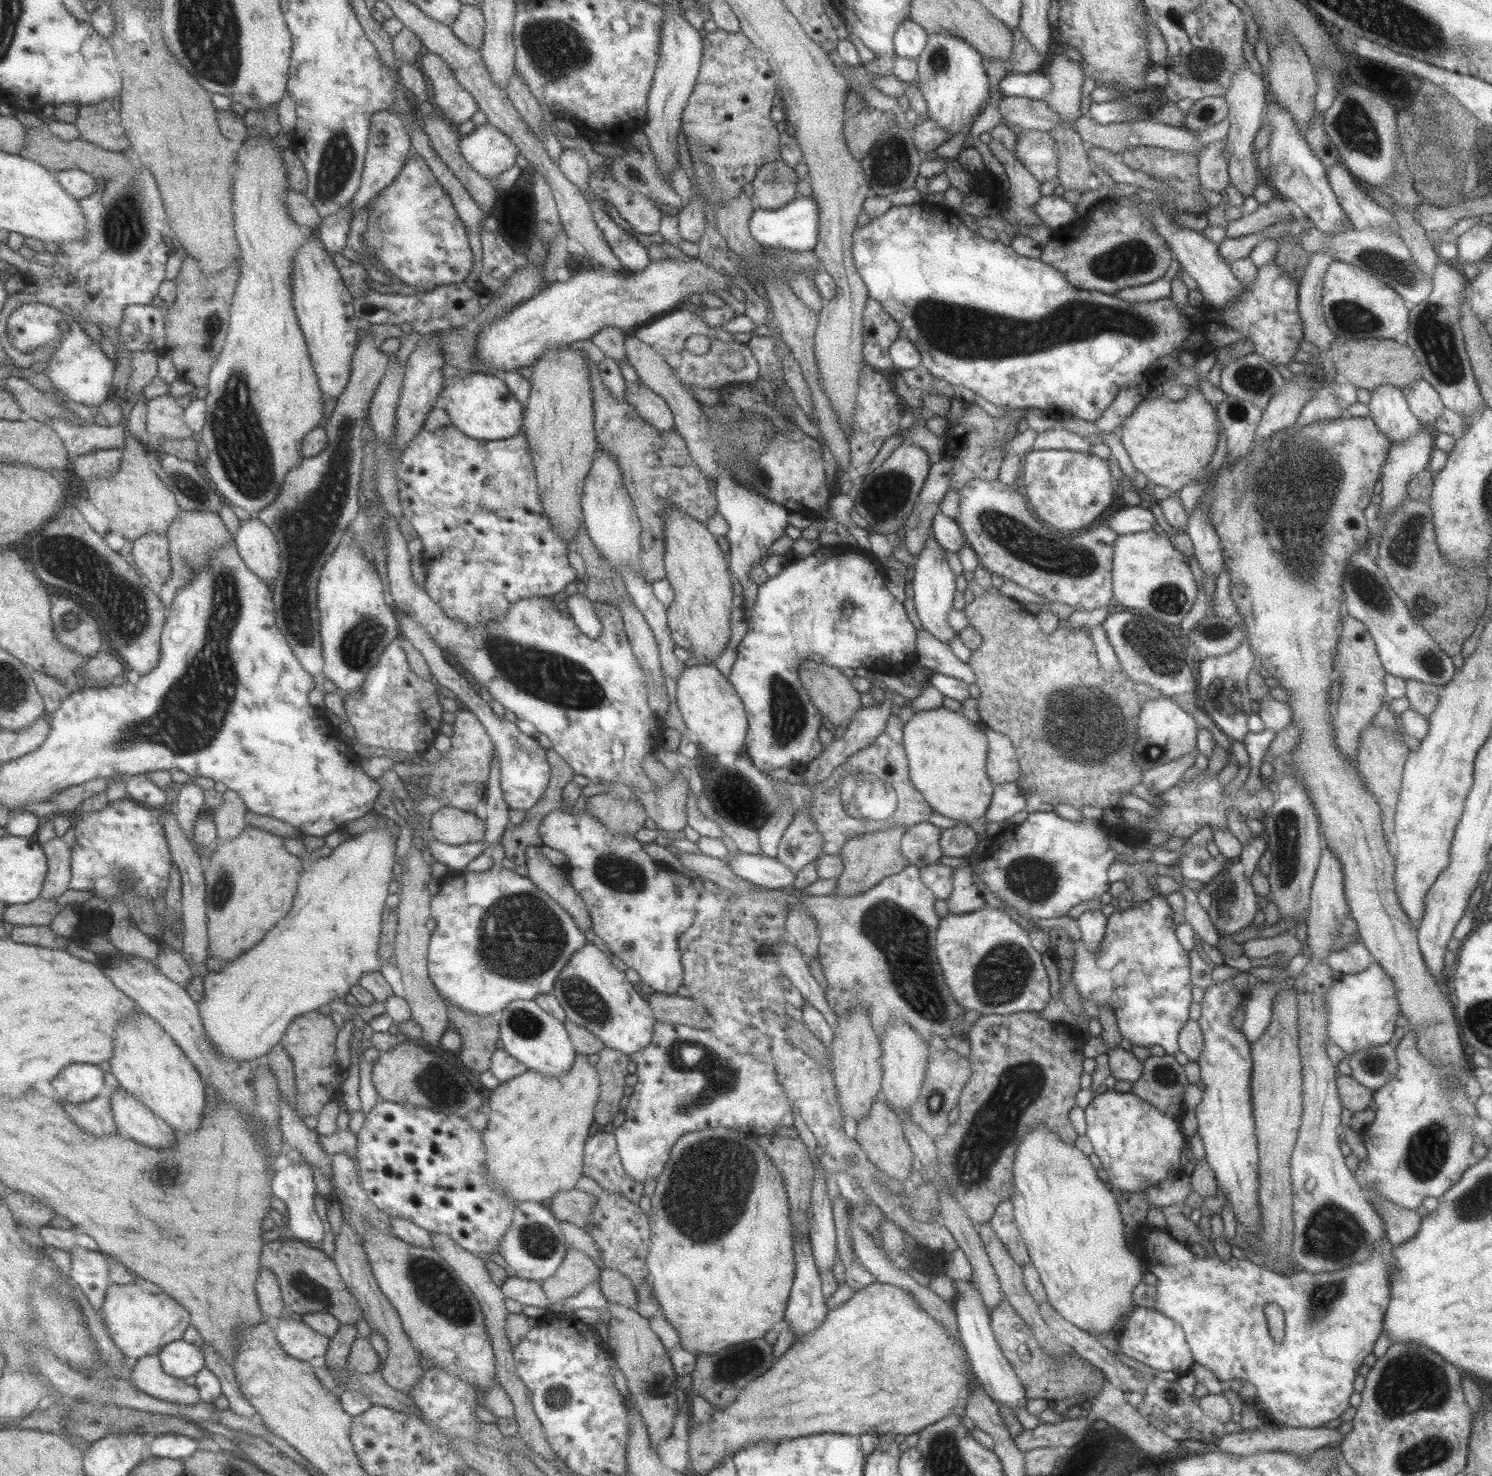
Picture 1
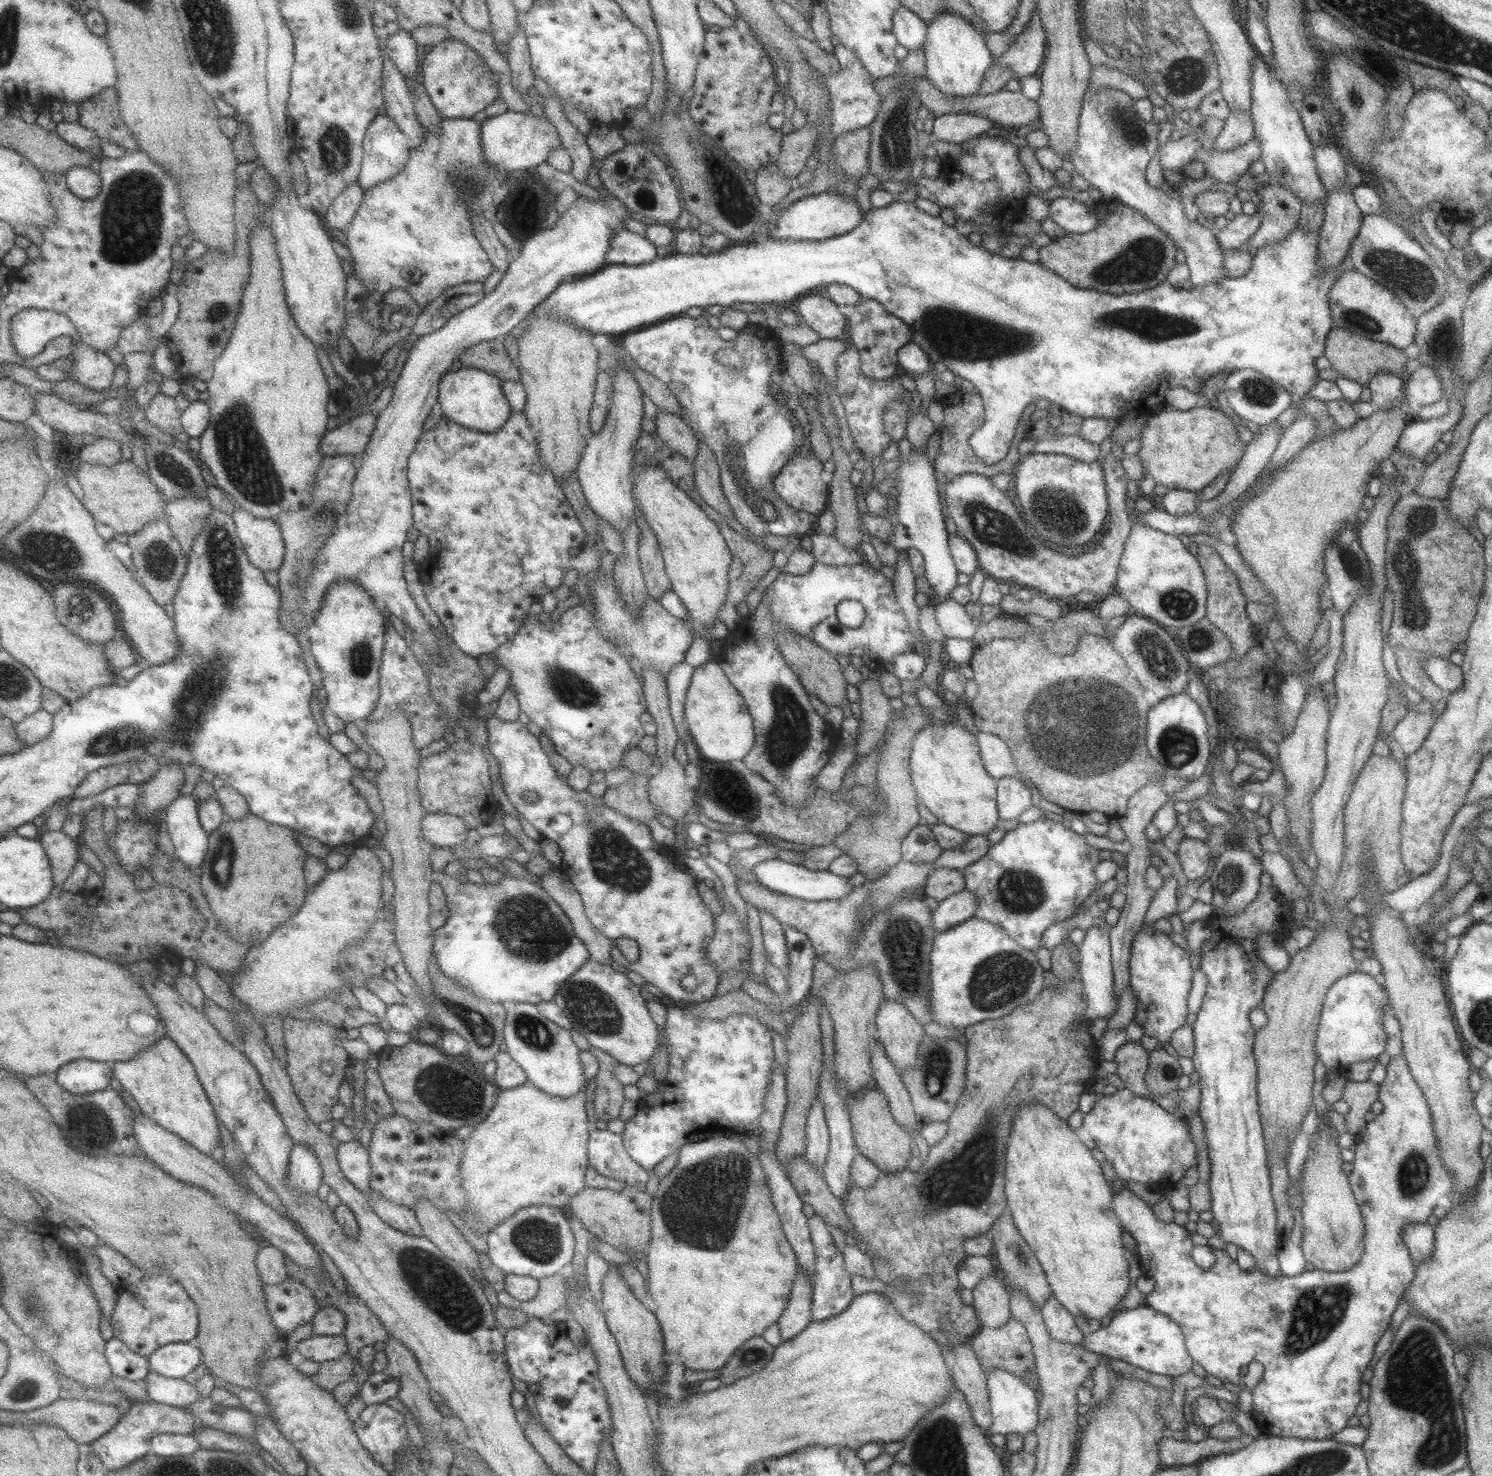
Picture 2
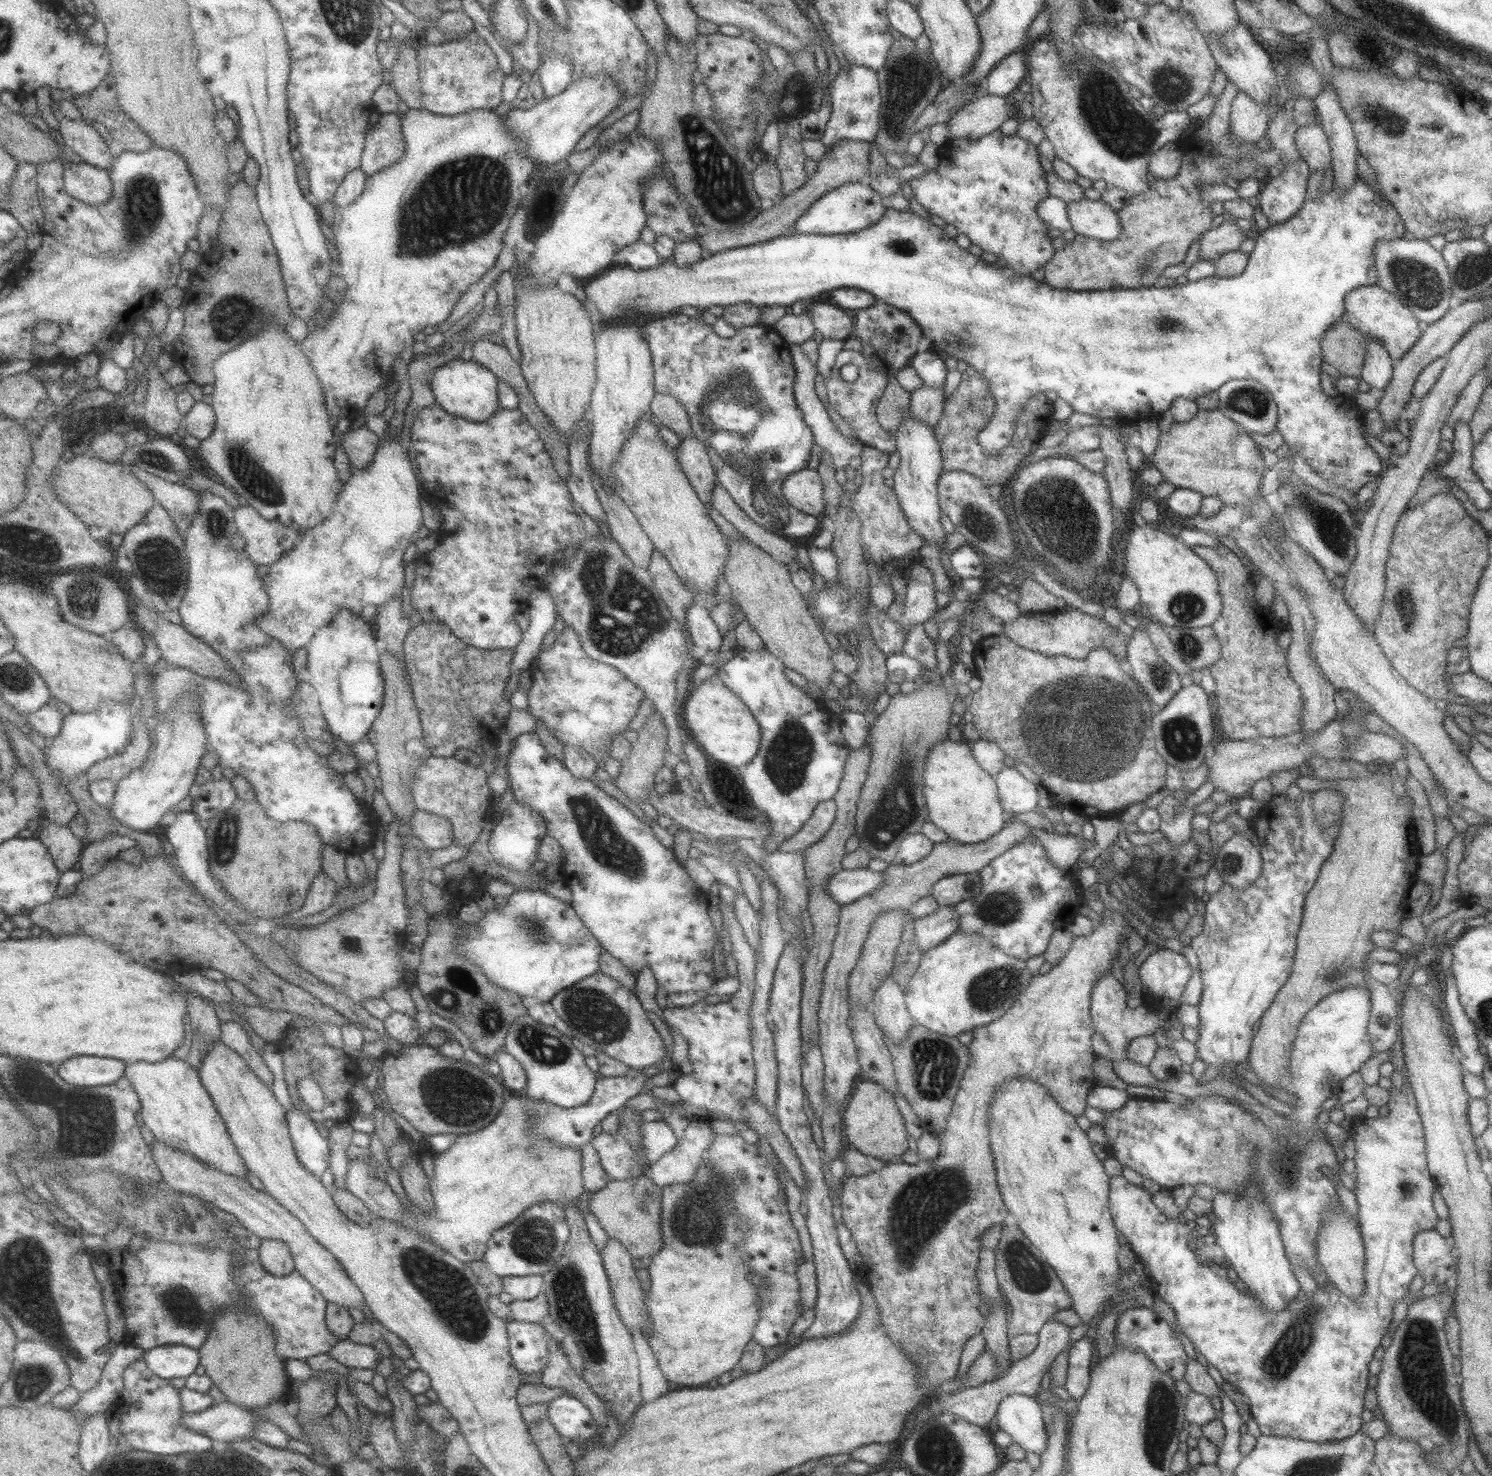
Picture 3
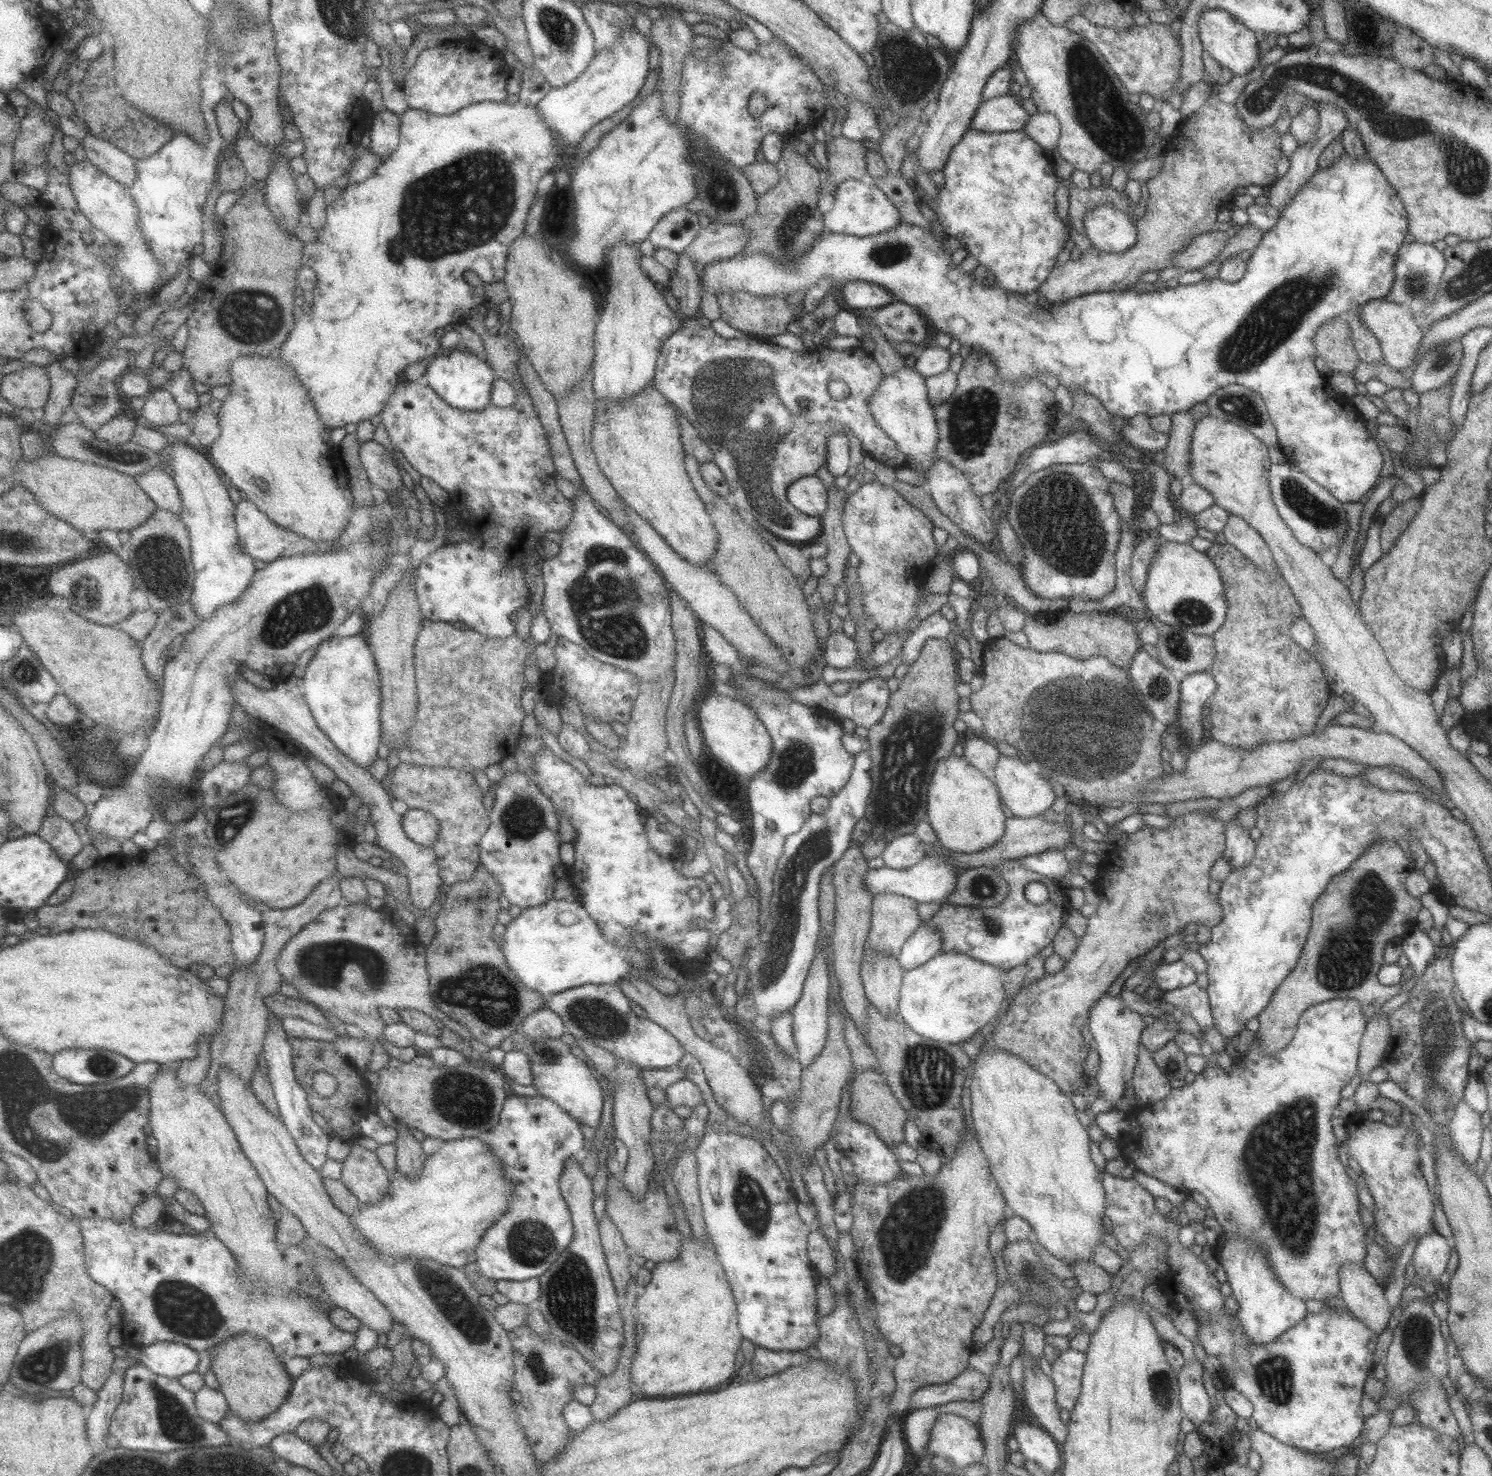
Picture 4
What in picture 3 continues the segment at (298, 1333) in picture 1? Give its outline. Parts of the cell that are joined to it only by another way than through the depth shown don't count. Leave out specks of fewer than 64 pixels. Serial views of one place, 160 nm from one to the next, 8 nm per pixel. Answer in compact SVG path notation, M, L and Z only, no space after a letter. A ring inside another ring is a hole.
M347 1338L341 1339L328 1356L348 1368L370 1368L375 1370L383 1356L371 1344L362 1345Z

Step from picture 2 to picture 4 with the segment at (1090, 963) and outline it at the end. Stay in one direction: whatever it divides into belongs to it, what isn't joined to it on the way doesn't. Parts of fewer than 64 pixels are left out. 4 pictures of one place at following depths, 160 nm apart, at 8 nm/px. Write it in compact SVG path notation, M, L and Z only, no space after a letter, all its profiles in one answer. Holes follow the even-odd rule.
M1119 994L1100 996L1088 1012L1087 1026L1094 1038L1100 1060L1099 1069L1094 1077L1098 1084L1098 1097L1111 1104L1111 1108L1115 1108L1116 1100L1123 1097L1123 1090L1132 1079L1140 1036L1147 1021L1144 1016L1126 1008Z

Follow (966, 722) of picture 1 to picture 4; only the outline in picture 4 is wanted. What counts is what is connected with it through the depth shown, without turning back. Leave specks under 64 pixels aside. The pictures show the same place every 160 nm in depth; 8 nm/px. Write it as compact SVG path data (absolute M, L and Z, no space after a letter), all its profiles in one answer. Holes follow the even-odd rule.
M962 755L939 760L931 774L926 798L928 822L938 843L953 852L977 852L1001 838L1007 813L996 786L971 766Z

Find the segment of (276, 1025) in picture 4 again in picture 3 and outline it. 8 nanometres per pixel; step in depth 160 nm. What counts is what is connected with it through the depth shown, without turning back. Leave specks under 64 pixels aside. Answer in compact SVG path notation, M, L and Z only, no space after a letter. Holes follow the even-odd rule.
M291 1106L286 1112L299 1160L313 1175L322 1175L330 1169L329 1140L317 1132L317 1124L303 1110Z

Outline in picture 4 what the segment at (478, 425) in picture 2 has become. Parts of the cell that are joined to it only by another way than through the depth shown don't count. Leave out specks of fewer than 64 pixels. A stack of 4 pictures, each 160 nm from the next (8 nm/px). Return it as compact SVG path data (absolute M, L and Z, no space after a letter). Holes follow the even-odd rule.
M453 349L445 355L435 356L427 365L426 383L431 385L451 408L467 412L479 412L490 405L490 394L493 390L494 371L486 361L466 351Z

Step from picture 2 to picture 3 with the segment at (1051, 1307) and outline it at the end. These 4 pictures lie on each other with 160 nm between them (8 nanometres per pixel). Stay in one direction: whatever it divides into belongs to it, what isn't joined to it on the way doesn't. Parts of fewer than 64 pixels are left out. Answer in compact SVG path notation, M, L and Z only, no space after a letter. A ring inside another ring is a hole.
M1049 1317L1036 1332L1036 1337L1036 1347L1027 1356L1009 1365L1009 1368L1002 1372L1002 1375L987 1381L985 1384L981 1384L981 1386L964 1388L957 1393L950 1394L944 1401L939 1401L937 1407L932 1410L931 1415L927 1418L934 1417L943 1411L951 1412L961 1420L966 1420L971 1424L976 1424L989 1430L998 1402L1003 1397L1011 1394L1036 1396L1041 1376L1048 1371L1049 1365L1055 1360L1055 1356L1069 1344L1069 1328L1056 1321L1055 1317Z

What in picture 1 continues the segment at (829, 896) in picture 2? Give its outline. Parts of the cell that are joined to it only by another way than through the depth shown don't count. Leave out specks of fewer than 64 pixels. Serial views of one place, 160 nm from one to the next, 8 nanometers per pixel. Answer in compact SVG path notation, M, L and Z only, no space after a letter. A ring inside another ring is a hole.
M742 852L727 853L727 866L743 880L758 888L769 890L792 886L795 874L783 866L776 858Z

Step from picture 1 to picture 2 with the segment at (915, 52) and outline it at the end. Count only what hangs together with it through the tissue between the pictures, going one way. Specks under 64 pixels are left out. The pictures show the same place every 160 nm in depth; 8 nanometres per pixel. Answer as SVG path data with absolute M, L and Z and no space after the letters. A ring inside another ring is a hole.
M900 6L892 14L892 31L896 43L908 51L922 48L926 39L926 24L904 6Z

